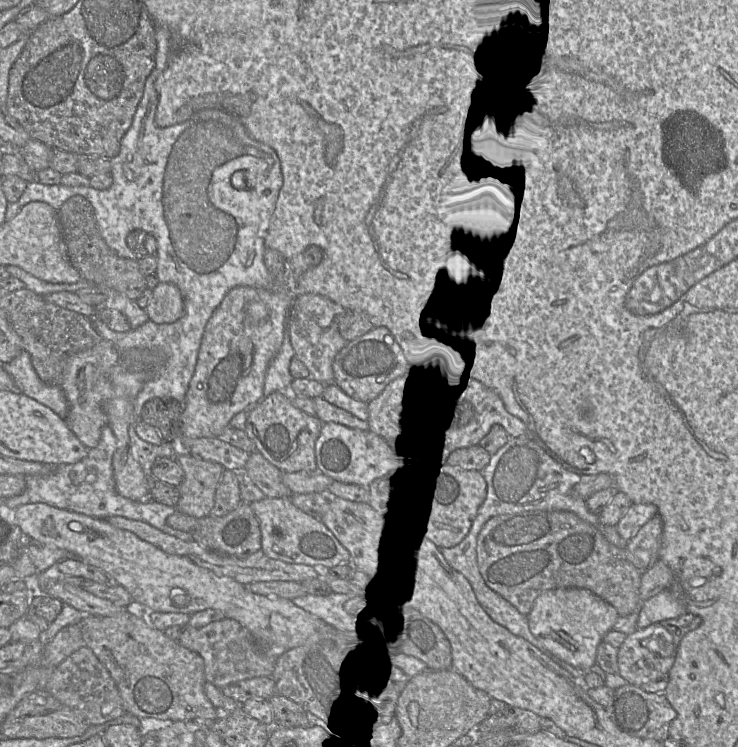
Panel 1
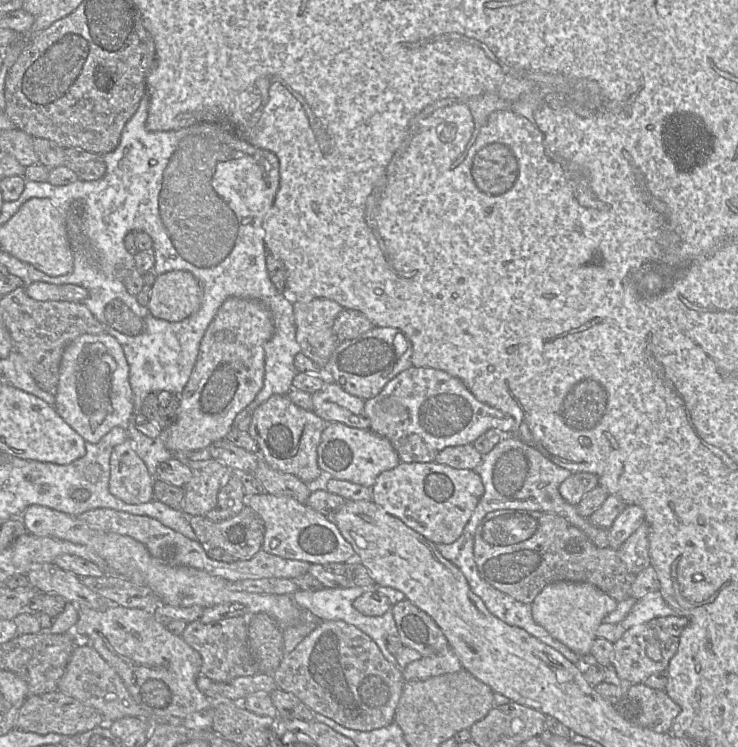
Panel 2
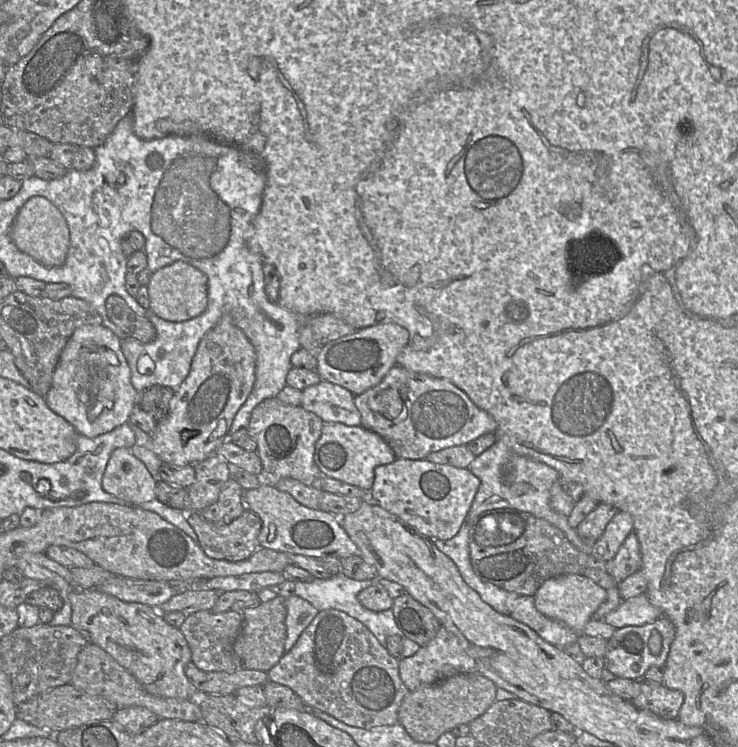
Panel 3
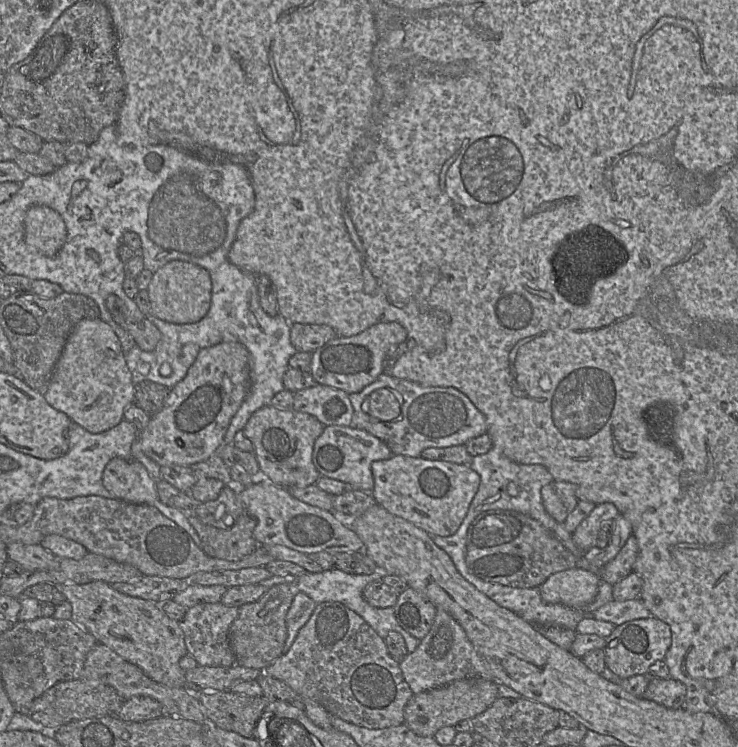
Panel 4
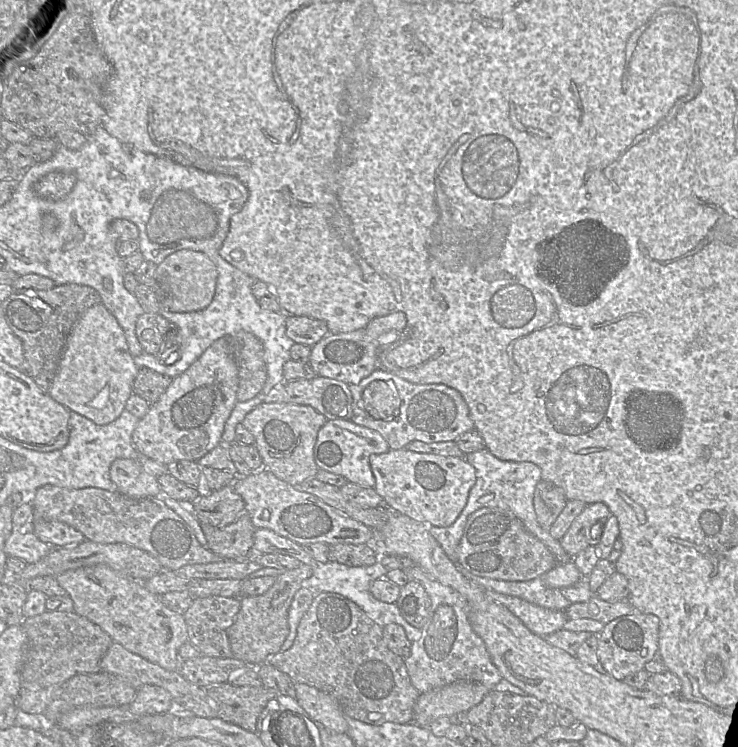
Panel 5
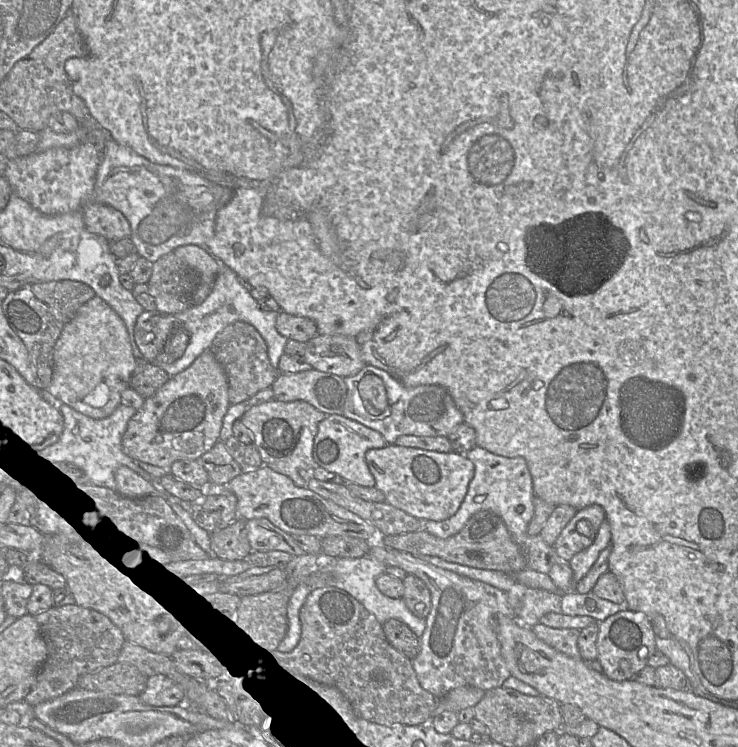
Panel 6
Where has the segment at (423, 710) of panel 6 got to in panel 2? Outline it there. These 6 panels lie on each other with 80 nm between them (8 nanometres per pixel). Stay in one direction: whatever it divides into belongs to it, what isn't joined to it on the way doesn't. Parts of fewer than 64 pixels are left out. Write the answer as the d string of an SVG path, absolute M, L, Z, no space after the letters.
M339 620L319 622L295 649L284 655L273 678L279 689L294 694L313 712L357 731L371 731L394 722L404 686L402 671L385 659L375 641L357 627Z

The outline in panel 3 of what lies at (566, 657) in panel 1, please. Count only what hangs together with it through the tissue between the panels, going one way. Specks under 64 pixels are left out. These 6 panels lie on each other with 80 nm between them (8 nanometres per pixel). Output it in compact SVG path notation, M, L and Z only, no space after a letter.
M565 574L546 580L534 595L534 604L537 611L544 616L565 624L576 634L583 634L587 622L591 620L606 600L607 591L586 576Z

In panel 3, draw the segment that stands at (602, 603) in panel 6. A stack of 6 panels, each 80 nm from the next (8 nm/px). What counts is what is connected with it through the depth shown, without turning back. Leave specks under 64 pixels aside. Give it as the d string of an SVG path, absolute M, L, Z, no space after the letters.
M646 594L622 600L620 605L608 613L603 621L616 629L625 626L643 625L662 616L662 611L653 606Z

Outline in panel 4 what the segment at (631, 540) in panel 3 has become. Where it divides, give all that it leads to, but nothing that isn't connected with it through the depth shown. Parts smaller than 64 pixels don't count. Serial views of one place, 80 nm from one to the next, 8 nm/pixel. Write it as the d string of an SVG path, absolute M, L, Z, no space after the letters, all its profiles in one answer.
M631 534L617 555L600 569L601 581L614 585L632 573L637 554L637 539Z

